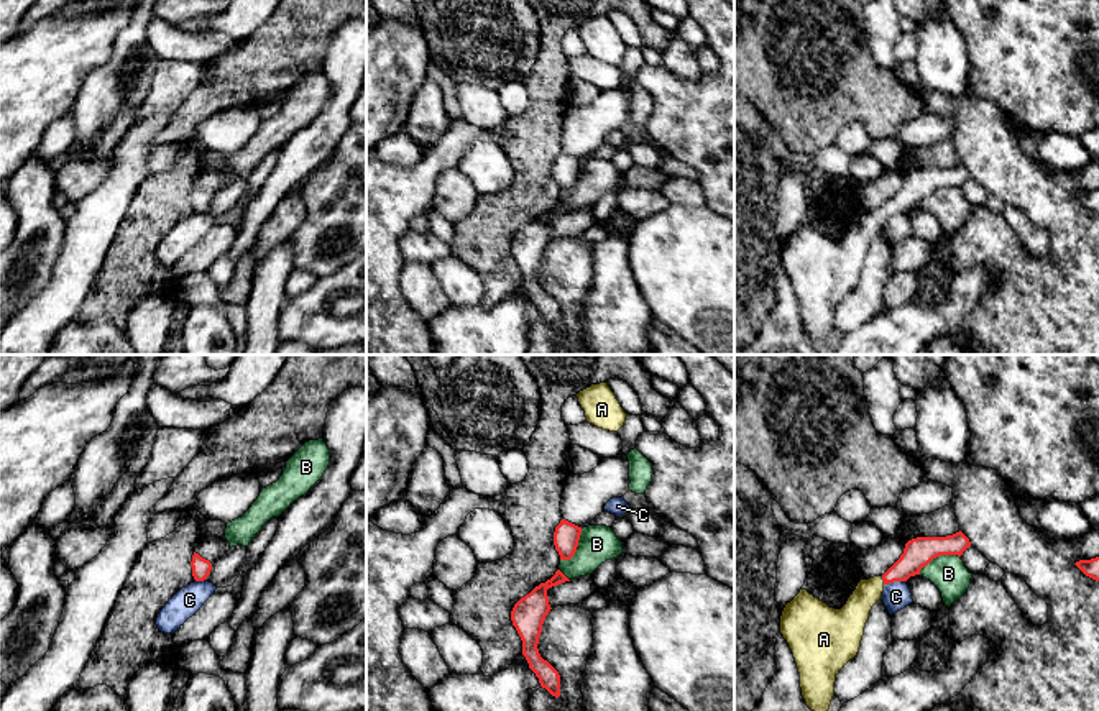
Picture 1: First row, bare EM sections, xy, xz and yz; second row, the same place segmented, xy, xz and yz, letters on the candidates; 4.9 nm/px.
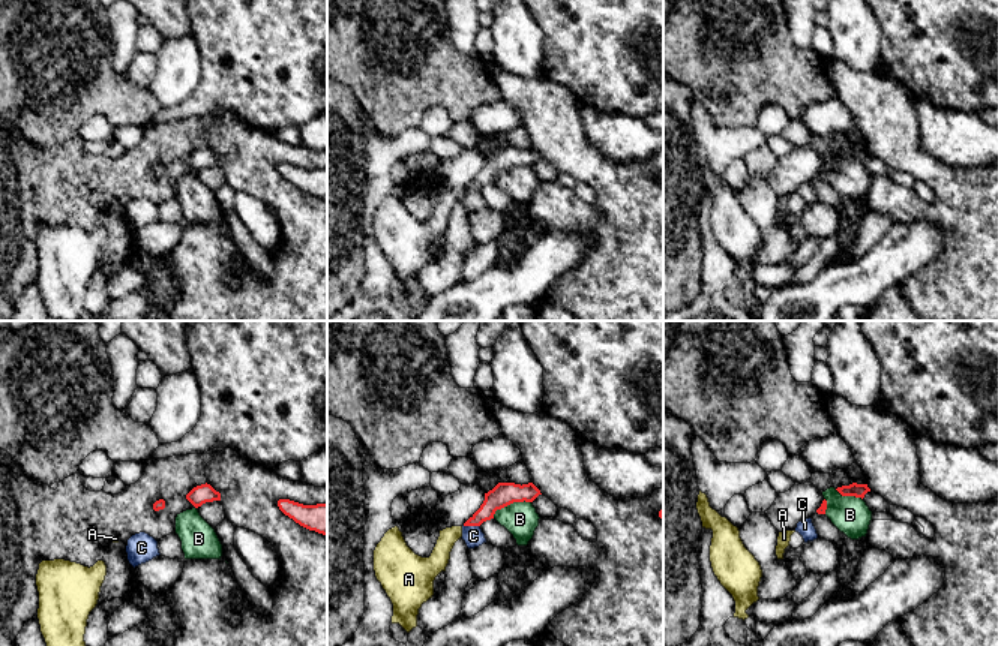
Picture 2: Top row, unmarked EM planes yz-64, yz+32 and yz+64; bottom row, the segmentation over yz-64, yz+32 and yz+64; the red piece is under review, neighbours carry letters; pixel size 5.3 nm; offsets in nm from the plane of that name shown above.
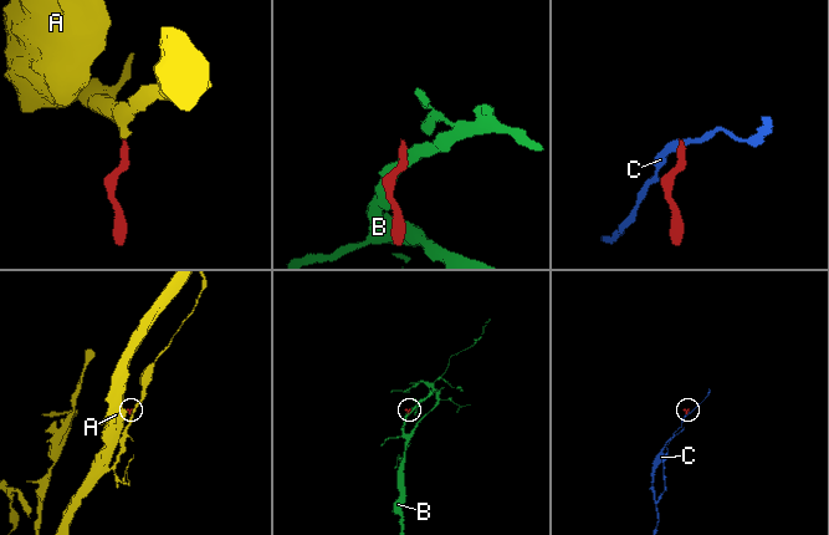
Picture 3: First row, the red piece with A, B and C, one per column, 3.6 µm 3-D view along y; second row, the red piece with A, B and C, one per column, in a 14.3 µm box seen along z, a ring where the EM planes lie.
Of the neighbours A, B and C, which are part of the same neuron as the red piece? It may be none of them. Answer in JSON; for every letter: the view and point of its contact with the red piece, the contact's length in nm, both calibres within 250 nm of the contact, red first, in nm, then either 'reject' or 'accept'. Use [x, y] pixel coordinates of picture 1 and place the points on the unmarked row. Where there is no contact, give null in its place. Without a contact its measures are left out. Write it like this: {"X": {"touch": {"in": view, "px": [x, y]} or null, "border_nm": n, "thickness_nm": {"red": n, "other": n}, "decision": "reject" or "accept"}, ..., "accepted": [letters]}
{"A": {"touch": {"in": "yz", "px": [882, 211]}, "border_nm": 40, "thickness_nm": {"red": 150, "other": 150}, "decision": "accept"}, "B": {"touch": {"in": "yz", "px": [938, 188]}, "border_nm": 220, "thickness_nm": {"red": 150, "other": 180}, "decision": "reject"}, "C": {"touch": {"in": "yz", "px": [894, 212]}, "border_nm": 110, "thickness_nm": {"red": 150, "other": 140}, "decision": "reject"}, "accepted": ["A"]}

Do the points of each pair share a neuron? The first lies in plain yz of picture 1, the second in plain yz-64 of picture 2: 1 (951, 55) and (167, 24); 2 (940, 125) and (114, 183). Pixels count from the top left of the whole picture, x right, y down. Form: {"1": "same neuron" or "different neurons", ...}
{"1": "different neurons", "2": "different neurons"}

